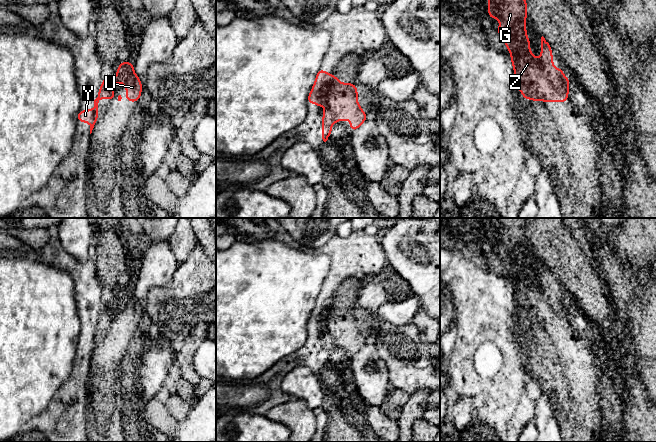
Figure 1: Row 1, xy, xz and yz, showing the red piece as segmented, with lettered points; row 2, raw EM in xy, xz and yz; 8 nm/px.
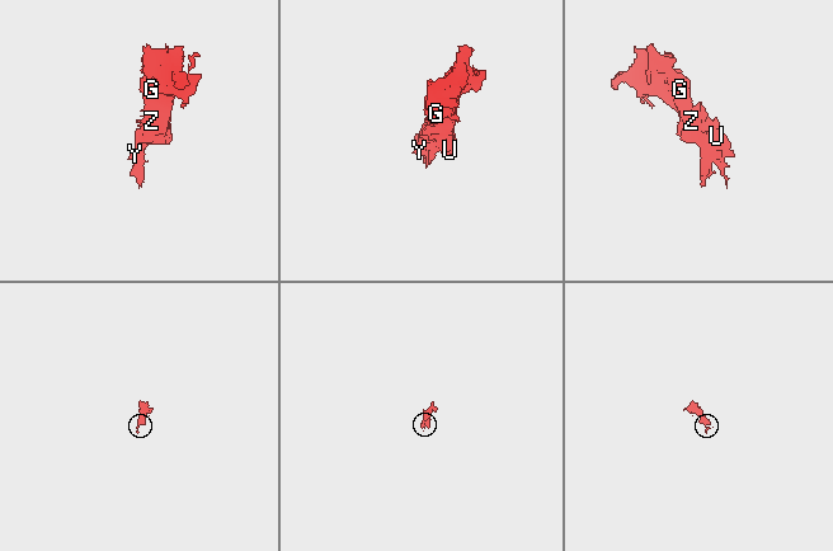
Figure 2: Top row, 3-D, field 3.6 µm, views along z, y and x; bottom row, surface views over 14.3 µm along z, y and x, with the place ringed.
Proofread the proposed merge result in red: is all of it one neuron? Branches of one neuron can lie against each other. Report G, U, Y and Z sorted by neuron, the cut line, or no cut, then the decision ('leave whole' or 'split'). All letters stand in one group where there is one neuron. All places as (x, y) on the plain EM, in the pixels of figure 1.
groups G U Y Z; cut none; leave whole

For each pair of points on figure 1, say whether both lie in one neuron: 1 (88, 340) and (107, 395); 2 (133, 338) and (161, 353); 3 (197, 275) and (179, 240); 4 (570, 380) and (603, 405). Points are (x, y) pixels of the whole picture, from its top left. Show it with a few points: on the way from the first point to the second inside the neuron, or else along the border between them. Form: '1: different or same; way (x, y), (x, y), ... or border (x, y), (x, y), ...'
1: same; way (102, 354), (107, 359), (107, 381)
2: different; border (147, 348), (139, 360)
3: different; border (196, 242), (191, 253), (179, 266)
4: different; border (600, 393), (600, 398), (596, 402)

